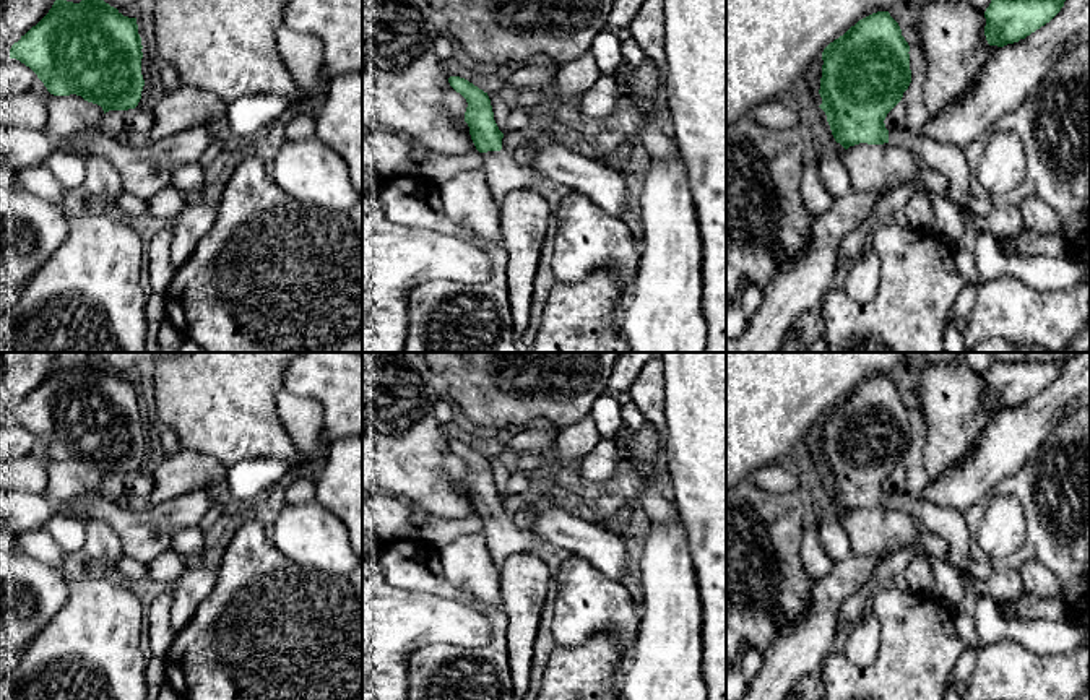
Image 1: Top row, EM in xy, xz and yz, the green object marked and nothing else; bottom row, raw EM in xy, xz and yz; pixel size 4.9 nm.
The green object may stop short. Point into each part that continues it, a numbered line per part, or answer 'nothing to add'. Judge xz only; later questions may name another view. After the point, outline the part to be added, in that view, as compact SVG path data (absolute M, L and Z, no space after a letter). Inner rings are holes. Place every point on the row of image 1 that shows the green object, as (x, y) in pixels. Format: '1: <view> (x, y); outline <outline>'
1: xz (504, 174); outline M507 149L482 153L487 187L495 200L499 211L510 192L518 188L531 188L531 185L543 177L534 167L520 166L513 153Z

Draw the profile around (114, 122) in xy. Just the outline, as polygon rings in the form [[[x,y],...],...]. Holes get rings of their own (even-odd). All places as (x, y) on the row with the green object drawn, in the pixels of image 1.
[[[135,107],[128,110],[106,112],[93,128],[99,133],[117,138],[127,128],[149,135],[153,123],[154,119],[151,112]]]

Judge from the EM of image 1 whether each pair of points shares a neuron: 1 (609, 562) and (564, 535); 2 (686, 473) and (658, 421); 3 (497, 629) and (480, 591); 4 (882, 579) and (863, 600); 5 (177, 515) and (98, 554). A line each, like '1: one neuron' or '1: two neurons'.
1: one neuron
2: two neurons
3: two neurons
4: one neuron
5: two neurons

